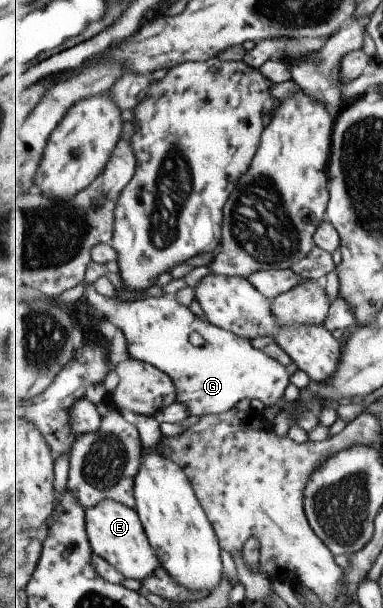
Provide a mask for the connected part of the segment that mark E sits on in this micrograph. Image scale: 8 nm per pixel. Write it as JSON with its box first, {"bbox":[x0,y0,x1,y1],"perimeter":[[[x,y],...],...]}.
{"bbox":[86,500,161,582],"perimeter":[[[101,500],[86,510],[86,531],[94,554],[105,558],[126,578],[143,582],[161,566],[156,549],[148,539],[140,513],[118,500]]]}

